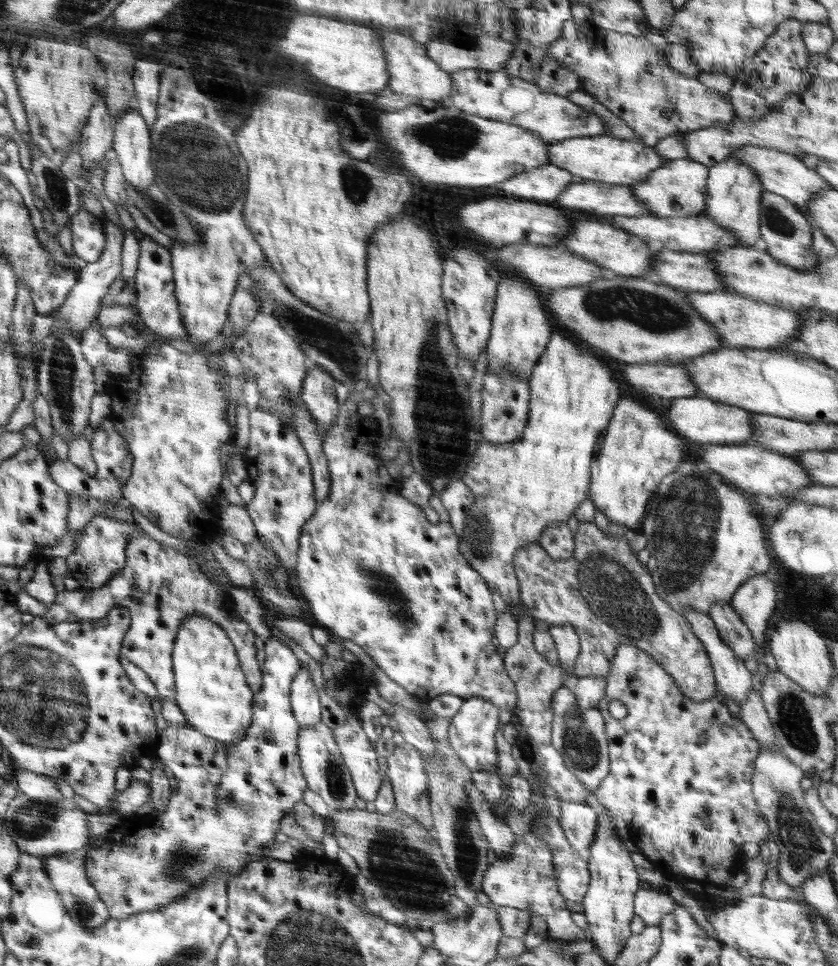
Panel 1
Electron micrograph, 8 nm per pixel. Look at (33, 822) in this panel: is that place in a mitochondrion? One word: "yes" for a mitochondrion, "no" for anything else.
yes

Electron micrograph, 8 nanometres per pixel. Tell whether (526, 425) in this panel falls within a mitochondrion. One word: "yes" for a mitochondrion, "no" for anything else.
no

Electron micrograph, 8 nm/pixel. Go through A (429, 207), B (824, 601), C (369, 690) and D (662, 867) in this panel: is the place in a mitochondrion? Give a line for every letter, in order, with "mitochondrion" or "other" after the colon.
A: other
B: other
C: other
D: other

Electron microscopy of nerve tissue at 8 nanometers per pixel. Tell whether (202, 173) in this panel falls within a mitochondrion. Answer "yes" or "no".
yes

